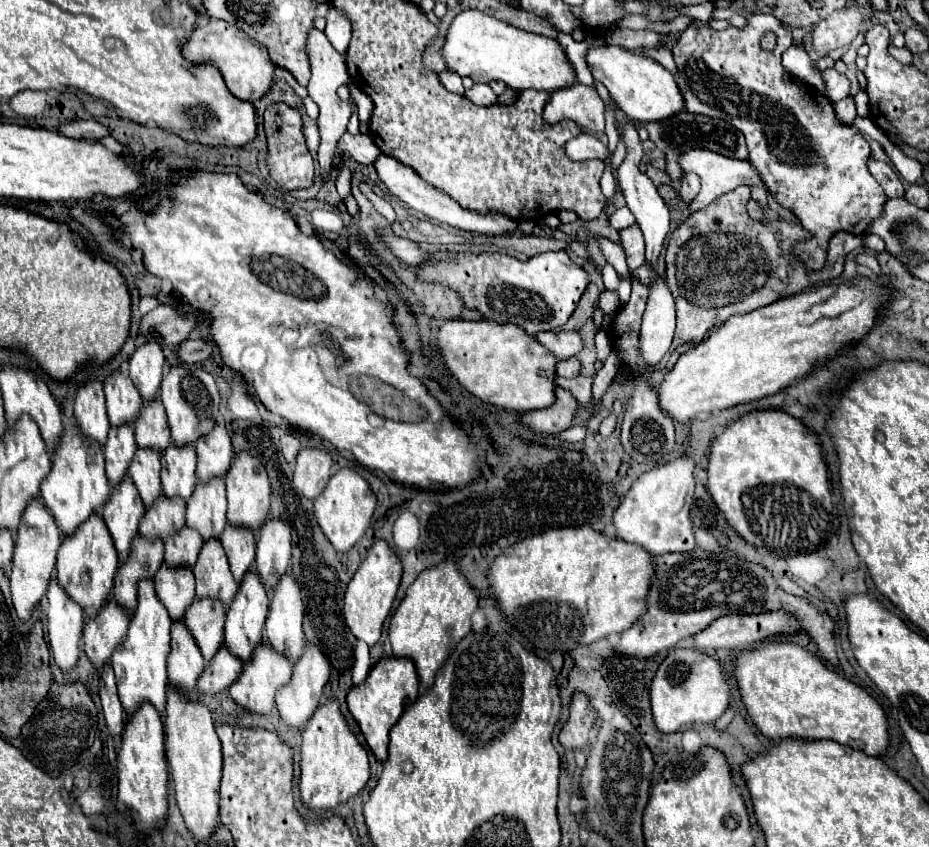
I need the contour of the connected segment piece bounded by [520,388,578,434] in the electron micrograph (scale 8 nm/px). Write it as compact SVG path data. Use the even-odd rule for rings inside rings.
M556 388L554 404L542 410L526 412L520 418L520 424L532 434L558 434L560 430L570 428L576 408L578 408L576 398L568 390Z

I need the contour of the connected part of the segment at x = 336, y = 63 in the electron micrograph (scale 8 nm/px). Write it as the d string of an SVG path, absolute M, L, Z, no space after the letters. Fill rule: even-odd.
M310 28L308 30L308 38L306 38L306 54L310 60L310 70L312 70L312 78L308 84L308 96L320 106L320 116L318 116L318 128L320 128L320 148L318 148L318 164L320 164L320 178L326 184L334 172L334 156L338 150L338 142L346 132L346 124L348 118L352 114L352 106L348 102L342 102L336 94L338 86L346 84L350 80L348 76L348 68L346 68L346 58L342 54L338 54L332 44L326 40L324 32Z

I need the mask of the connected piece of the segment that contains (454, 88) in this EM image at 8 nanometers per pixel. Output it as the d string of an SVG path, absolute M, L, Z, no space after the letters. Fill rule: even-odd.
M446 70L446 72L440 72L440 74L438 74L438 78L440 78L440 82L442 82L442 86L444 86L446 90L450 90L450 92L456 92L456 94L464 94L462 80L460 80L460 76L458 76L456 72L450 72L450 70Z

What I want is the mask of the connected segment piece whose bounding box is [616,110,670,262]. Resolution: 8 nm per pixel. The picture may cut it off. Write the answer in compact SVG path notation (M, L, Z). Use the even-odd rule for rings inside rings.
M620 110L616 112L616 120L618 120L618 126L624 124L624 142L628 146L628 156L618 168L618 184L620 184L620 190L626 196L626 206L636 216L636 222L642 228L642 234L644 234L644 240L646 240L646 262L656 262L656 258L662 250L662 244L664 244L664 240L670 232L670 210L664 204L664 200L660 198L660 194L658 194L656 186L652 184L652 180L638 170L640 160L642 160L642 144L638 140L636 128L632 126L632 120L628 120Z

